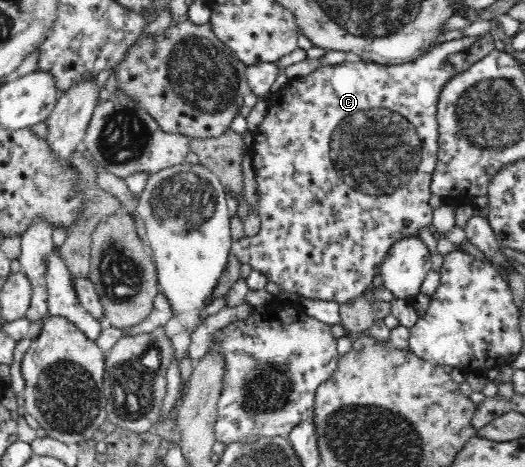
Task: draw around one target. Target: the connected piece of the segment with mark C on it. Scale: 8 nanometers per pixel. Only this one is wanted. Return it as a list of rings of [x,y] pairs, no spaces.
[[[496,20],[486,24],[483,34],[462,36],[440,45],[430,48],[421,56],[412,61],[402,62],[396,65],[384,65],[376,62],[364,61],[352,58],[336,65],[322,64],[315,71],[307,75],[300,75],[288,79],[284,86],[272,94],[267,100],[267,112],[252,134],[253,140],[250,147],[250,155],[256,178],[256,193],[260,217],[260,231],[252,237],[242,237],[235,241],[231,247],[232,253],[241,263],[248,263],[254,270],[264,274],[268,281],[278,283],[282,291],[296,294],[300,299],[320,299],[321,301],[336,301],[336,303],[351,303],[364,294],[372,278],[380,274],[380,265],[390,250],[390,246],[402,237],[418,237],[420,227],[428,227],[432,223],[433,207],[428,204],[431,189],[429,183],[431,173],[437,164],[438,151],[438,122],[437,103],[444,84],[457,73],[470,69],[475,61],[486,57],[496,47],[496,33],[499,23]]]

